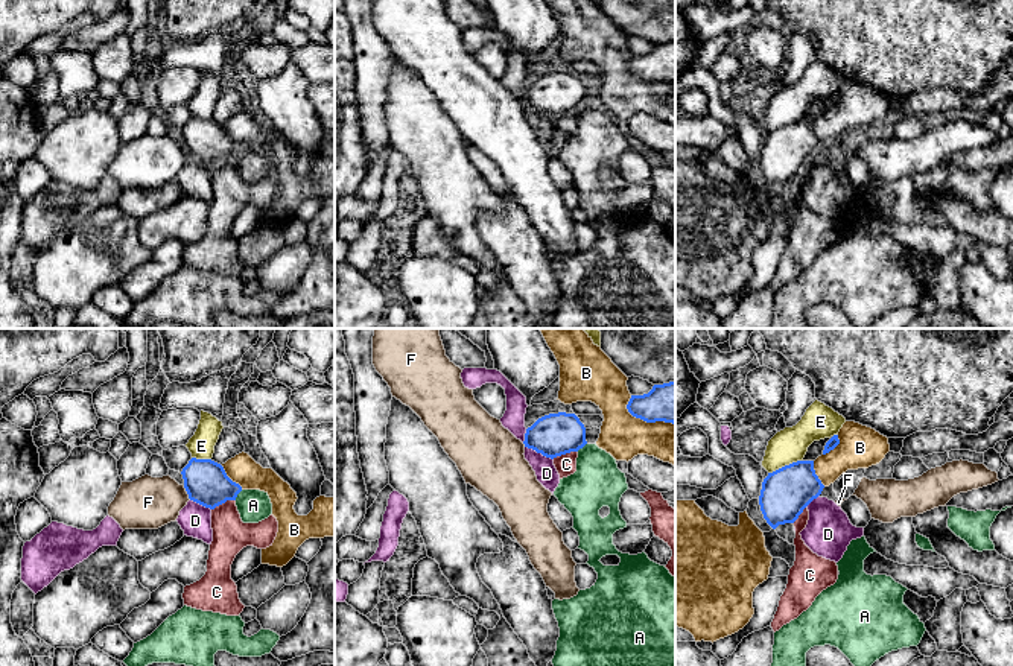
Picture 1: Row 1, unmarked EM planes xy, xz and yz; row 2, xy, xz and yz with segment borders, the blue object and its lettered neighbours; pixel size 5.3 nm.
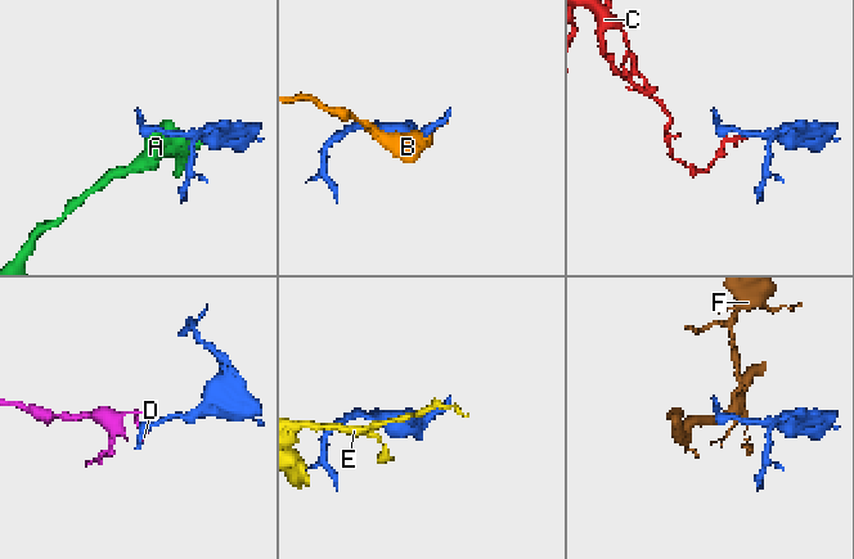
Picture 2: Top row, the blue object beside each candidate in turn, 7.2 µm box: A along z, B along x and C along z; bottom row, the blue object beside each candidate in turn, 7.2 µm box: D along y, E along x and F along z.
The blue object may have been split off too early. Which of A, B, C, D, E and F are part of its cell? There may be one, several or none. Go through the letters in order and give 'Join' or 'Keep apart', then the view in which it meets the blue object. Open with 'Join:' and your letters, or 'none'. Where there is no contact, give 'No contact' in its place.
Join: none
A: Keep apart. Touches blue in xy
B: Keep apart. Touches blue in xz
C: Keep apart. Touches blue in xz
D: Keep apart. Touches blue in xz
E: Keep apart. Touches blue in yz
F: Keep apart. Touches blue in xy

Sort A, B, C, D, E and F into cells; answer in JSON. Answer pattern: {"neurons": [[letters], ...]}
{"neurons": [["A"], ["B"], ["C"], ["D"], ["E"], ["F"]]}

